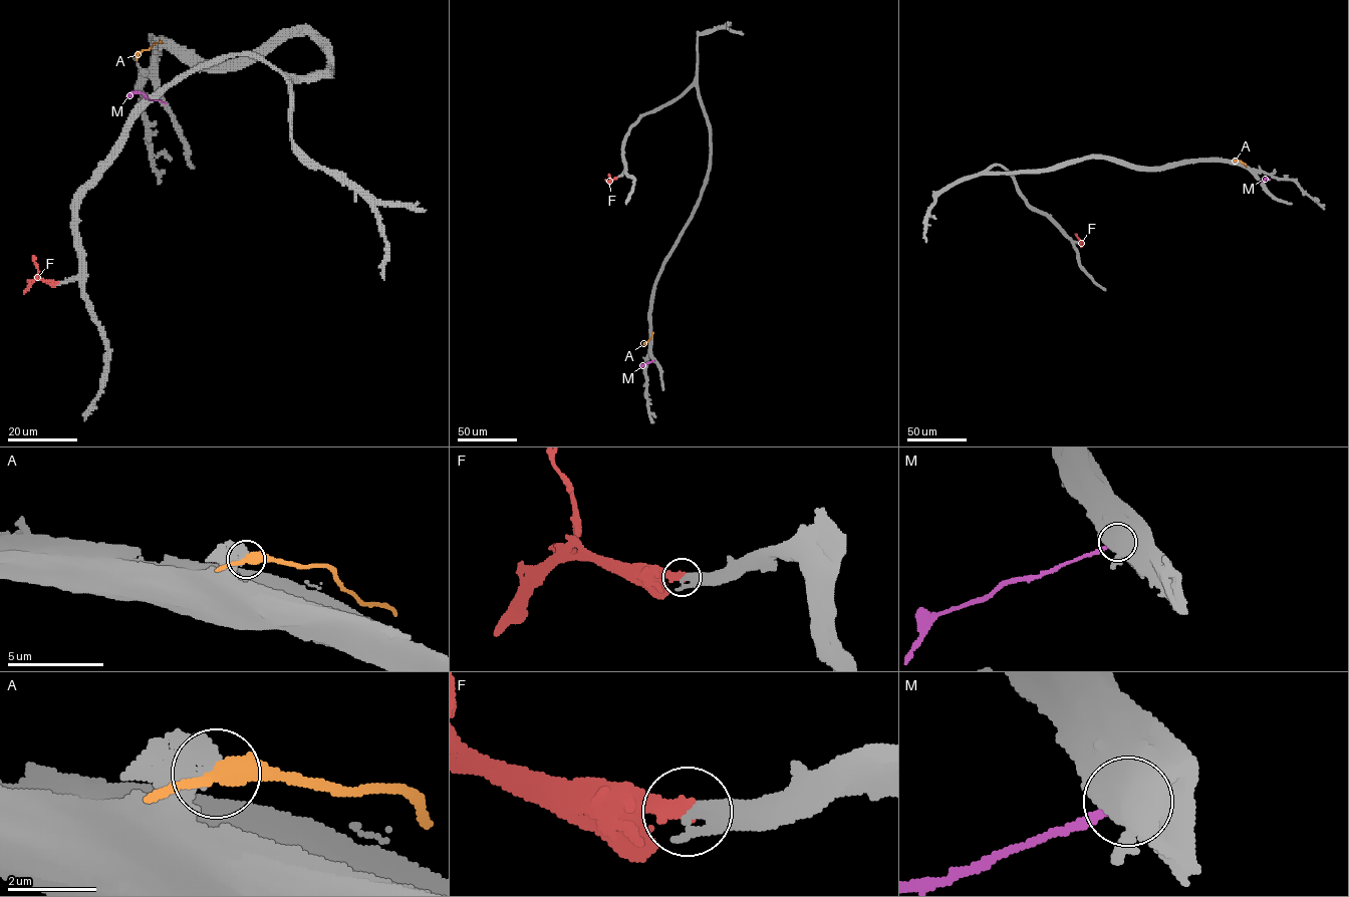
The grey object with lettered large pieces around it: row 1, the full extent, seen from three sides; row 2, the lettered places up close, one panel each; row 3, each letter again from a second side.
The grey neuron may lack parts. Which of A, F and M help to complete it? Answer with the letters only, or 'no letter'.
F

